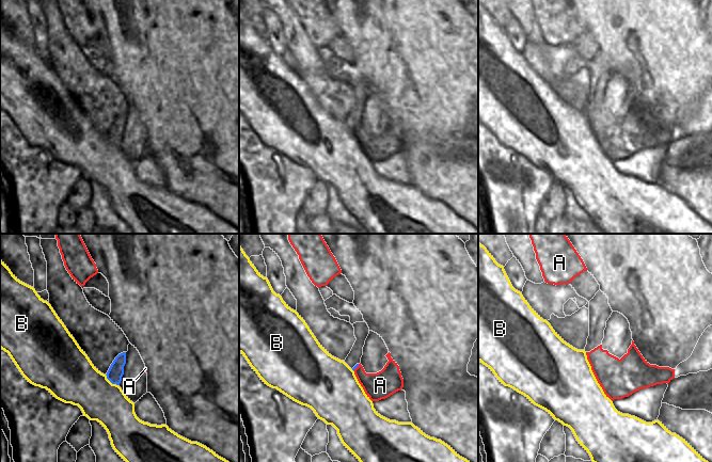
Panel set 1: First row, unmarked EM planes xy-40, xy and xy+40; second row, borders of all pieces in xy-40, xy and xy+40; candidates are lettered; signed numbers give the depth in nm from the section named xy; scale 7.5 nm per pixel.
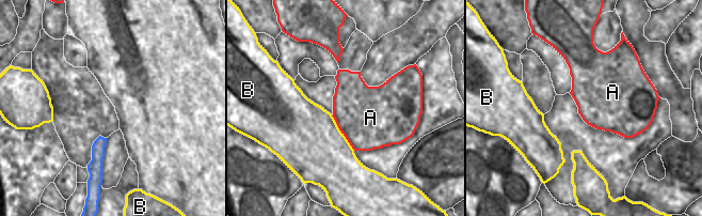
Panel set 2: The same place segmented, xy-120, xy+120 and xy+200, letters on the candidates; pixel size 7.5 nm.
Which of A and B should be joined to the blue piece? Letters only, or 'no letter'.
no letter

